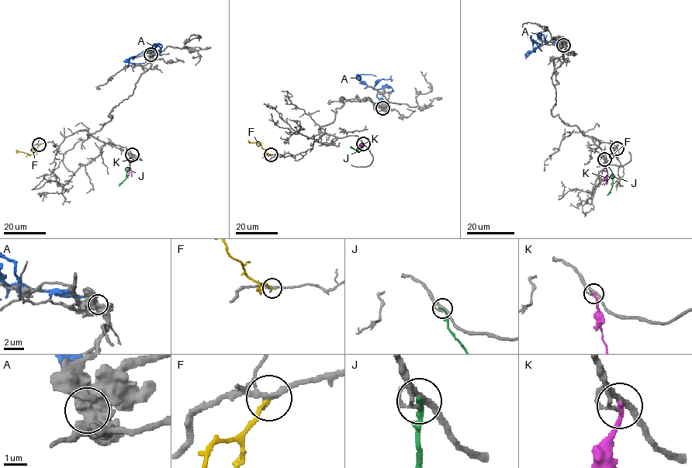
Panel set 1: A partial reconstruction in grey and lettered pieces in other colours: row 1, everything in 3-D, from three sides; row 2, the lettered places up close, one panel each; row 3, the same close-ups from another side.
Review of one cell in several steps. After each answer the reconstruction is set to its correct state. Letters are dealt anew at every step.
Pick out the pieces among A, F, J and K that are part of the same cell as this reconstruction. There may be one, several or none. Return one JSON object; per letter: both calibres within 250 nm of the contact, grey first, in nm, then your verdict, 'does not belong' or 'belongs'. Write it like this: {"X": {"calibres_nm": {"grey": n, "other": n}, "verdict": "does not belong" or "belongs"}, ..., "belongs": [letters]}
{"A": {"calibres_nm": {"grey": 950, "other": 400}, "verdict": "does not belong"}, "F": {"calibres_nm": {"grey": 190, "other": 160}, "verdict": "does not belong"}, "J": {"calibres_nm": {"grey": 200, "other": 280}, "verdict": "does not belong"}, "K": {"calibres_nm": {"grey": 200, "other": 220}, "verdict": "does not belong"}, "belongs": []}

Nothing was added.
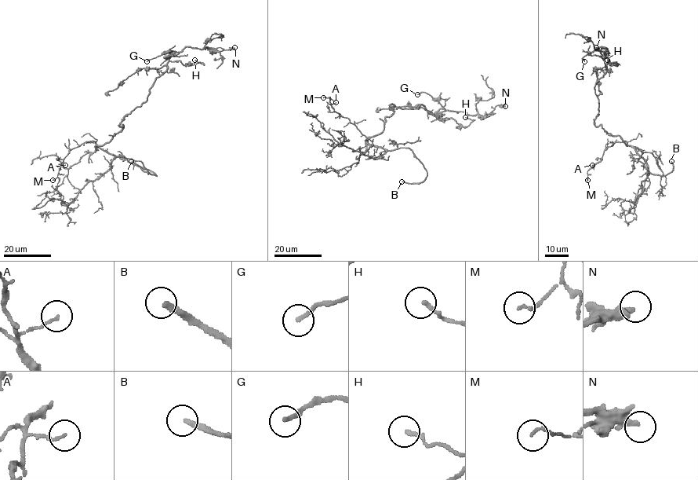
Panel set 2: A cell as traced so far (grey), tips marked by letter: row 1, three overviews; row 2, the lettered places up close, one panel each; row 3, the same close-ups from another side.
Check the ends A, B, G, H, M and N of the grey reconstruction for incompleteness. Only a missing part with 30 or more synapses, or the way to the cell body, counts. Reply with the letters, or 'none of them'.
B

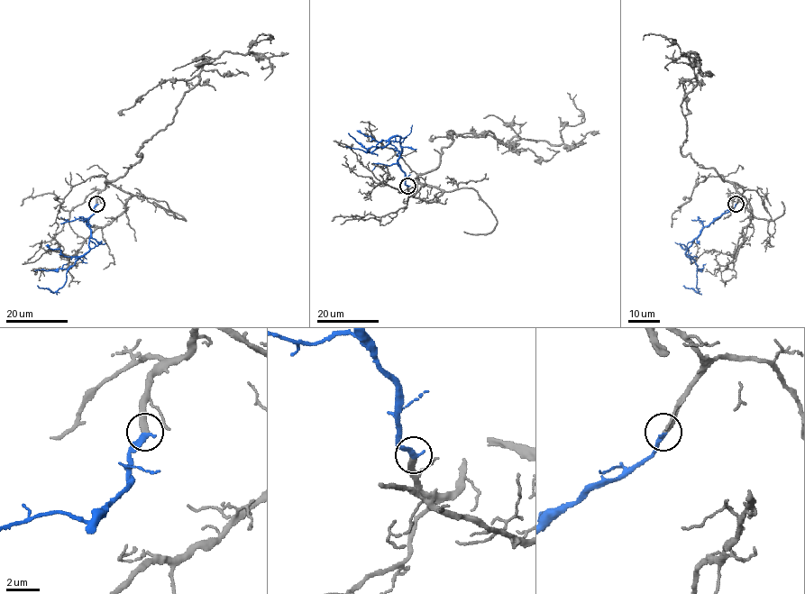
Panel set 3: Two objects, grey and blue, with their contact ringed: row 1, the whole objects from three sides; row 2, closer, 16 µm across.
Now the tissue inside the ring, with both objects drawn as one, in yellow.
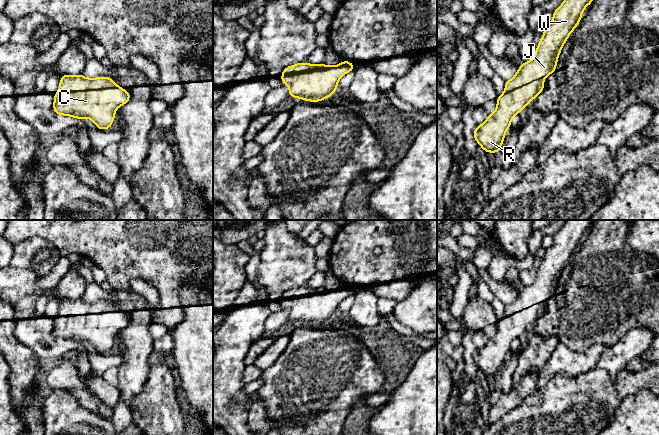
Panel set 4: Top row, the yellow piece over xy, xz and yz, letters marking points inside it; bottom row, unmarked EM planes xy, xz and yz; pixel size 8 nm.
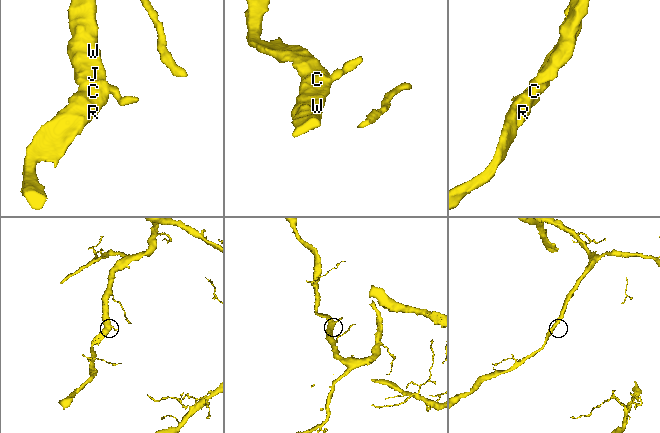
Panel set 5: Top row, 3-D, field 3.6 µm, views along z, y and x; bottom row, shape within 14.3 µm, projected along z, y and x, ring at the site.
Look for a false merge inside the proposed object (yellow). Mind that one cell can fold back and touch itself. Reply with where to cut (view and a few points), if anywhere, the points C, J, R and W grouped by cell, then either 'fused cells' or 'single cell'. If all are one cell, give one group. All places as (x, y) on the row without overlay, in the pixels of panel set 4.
cut none; groups C J R W; single cell

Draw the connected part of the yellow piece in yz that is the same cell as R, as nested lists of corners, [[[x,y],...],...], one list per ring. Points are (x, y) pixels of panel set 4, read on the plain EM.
[[[567,220],[553,236],[553,245],[545,250],[534,282],[524,286],[516,299],[505,305],[505,316],[496,324],[496,335],[489,338],[486,345],[473,356],[474,363],[486,377],[498,378],[513,340],[525,333],[528,326],[536,323],[544,313],[542,304],[556,295],[563,268],[580,246],[584,232],[594,222],[595,220]]]

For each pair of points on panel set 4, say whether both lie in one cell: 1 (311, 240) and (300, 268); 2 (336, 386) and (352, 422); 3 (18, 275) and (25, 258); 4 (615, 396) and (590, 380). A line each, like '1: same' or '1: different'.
1: different
2: different
3: different
4: same

